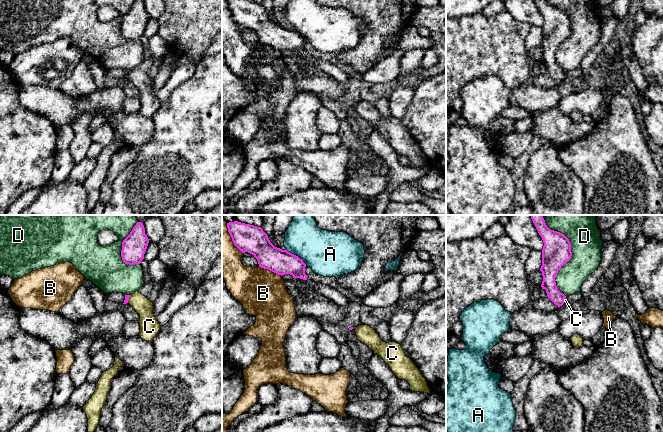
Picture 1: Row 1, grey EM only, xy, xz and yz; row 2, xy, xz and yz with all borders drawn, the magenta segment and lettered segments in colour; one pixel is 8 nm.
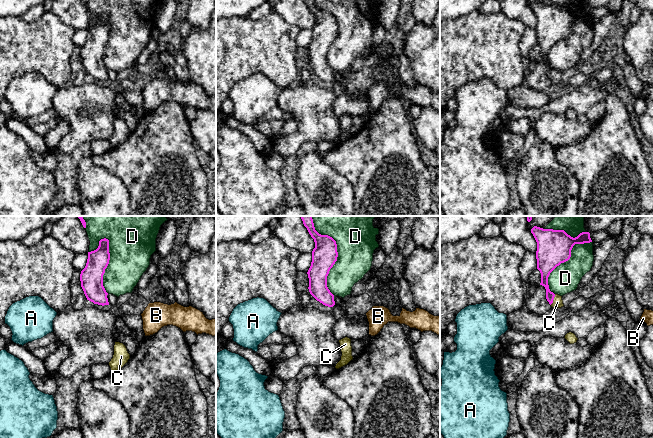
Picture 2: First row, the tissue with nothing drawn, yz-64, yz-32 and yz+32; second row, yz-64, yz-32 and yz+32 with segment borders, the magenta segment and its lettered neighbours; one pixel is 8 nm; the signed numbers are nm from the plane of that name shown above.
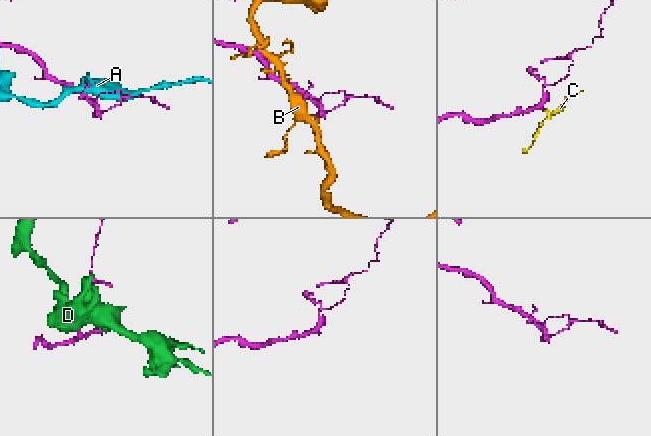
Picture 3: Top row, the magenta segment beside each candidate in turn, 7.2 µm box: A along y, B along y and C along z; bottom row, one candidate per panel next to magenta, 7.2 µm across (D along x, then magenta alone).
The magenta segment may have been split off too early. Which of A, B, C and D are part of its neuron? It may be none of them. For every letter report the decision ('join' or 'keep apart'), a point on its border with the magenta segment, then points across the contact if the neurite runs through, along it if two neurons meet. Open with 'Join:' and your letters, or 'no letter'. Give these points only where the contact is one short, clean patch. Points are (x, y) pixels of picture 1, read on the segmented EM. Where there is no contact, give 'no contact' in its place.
Join: C
A: keep apart; meets magenta in xz at (295, 255)
B: keep apart; meets magenta in xz at (270, 270)
C: join; meets magenta in xy at (128, 299); runs through xy (126, 296), (128, 299), (137, 300), (143, 306)
D: keep apart; meets magenta in yz at (571, 255)

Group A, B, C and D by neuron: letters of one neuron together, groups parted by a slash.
A / B / C / D

